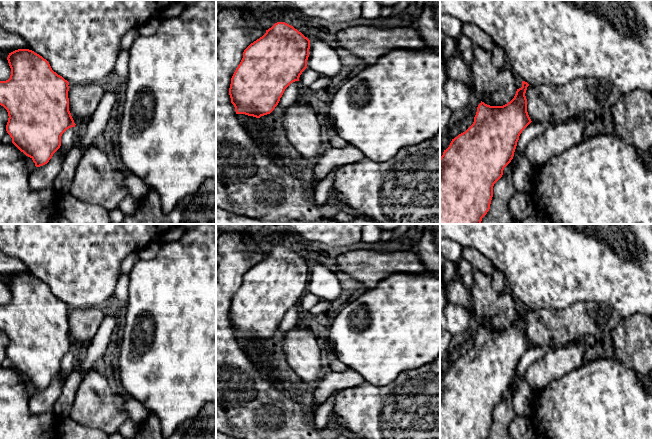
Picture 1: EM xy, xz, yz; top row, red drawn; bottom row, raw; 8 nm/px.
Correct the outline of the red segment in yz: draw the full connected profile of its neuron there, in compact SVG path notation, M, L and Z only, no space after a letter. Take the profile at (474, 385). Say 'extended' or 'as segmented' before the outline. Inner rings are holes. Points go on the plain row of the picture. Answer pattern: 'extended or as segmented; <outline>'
as segmented; M522 305L514 322L503 330L490 330L481 325L473 348L452 363L440 381L440 439L486 439L493 421L493 410L502 401L504 392L511 386L522 355L532 346L527 336L525 320L529 308Z

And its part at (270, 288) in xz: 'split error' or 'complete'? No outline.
complete

